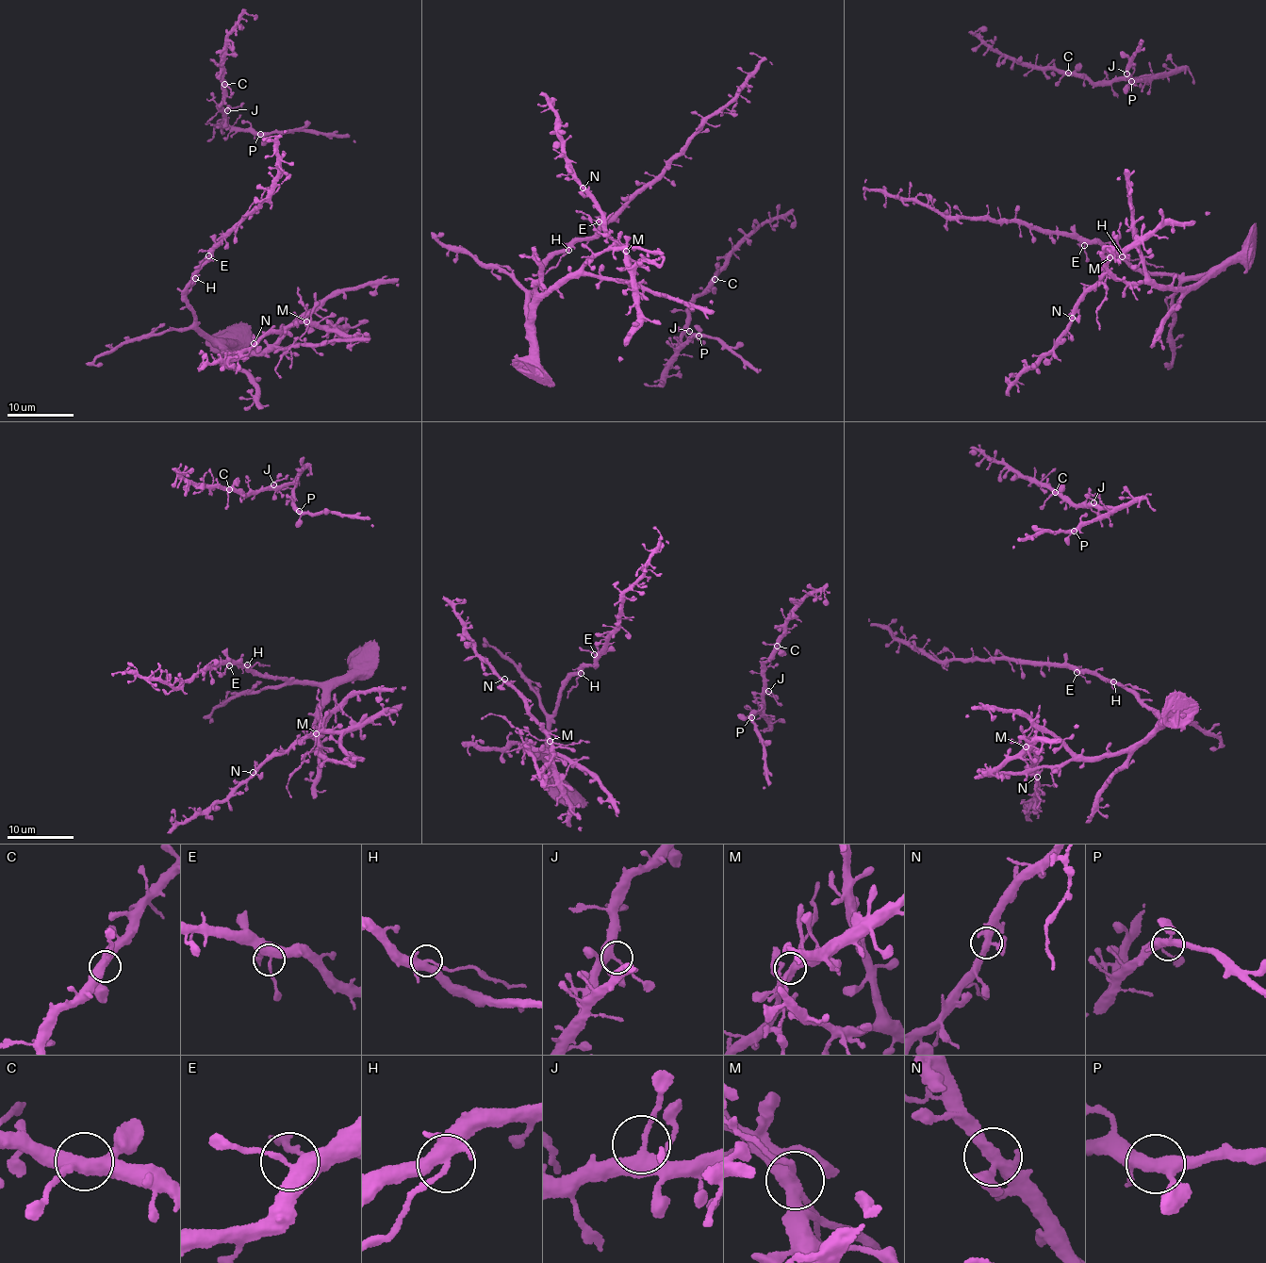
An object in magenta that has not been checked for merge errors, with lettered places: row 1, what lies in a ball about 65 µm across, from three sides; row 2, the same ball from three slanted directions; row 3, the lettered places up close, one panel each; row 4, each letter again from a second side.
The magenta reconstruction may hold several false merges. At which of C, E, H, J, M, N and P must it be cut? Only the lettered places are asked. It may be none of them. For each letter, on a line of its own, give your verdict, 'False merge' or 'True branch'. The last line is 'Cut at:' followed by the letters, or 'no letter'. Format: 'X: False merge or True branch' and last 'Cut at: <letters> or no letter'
C: True branch
E: True branch
H: False merge
J: True branch
M: False merge
N: True branch
P: True branch
Cut at: H, M

